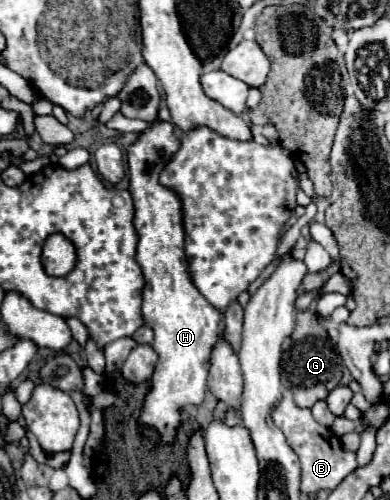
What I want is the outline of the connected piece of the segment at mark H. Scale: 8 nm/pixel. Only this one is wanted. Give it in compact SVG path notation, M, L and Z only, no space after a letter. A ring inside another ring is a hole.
M157 123L149 131L141 133L139 141L129 147L129 175L131 185L129 193L135 203L135 229L139 235L137 243L137 263L143 269L145 287L143 287L143 321L155 331L153 349L159 355L157 367L151 375L149 393L143 399L139 427L151 427L159 435L159 445L173 445L177 439L177 431L181 427L181 415L187 405L201 405L207 391L207 371L209 371L209 355L217 341L223 315L199 293L187 273L187 259L183 249L183 221L181 221L181 201L175 191L163 187L159 183L159 171L171 159L171 155L179 149L179 137L171 123Z

